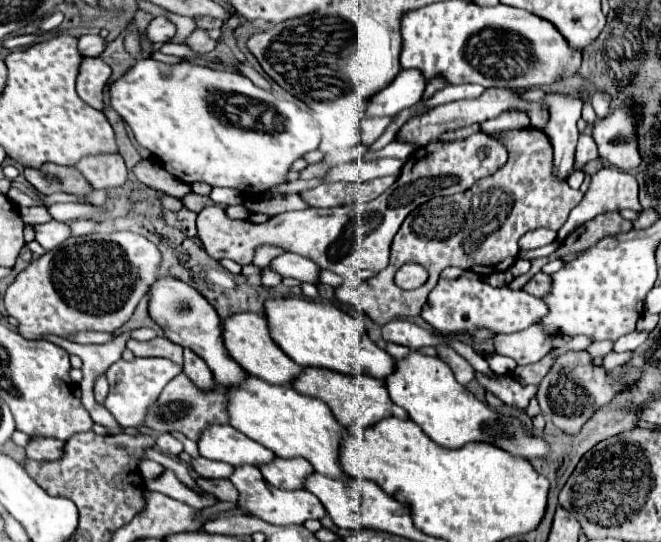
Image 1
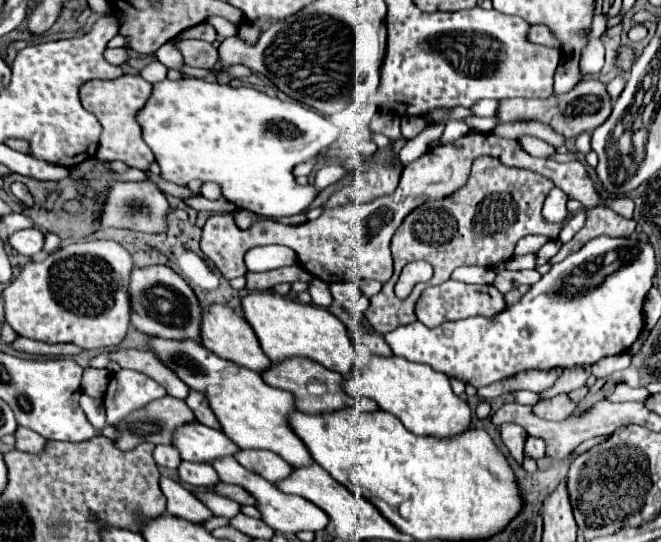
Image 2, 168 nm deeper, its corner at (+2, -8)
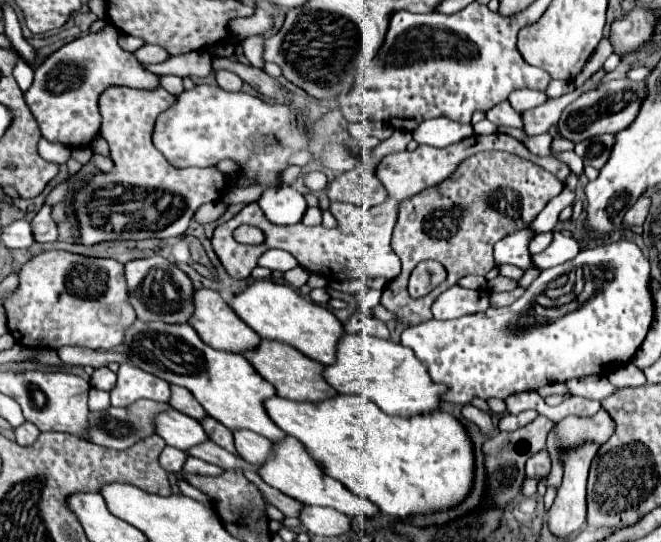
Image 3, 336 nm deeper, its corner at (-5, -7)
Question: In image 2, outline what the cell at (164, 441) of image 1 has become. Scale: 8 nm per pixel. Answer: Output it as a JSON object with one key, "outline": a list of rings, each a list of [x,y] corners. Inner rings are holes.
{"outline":[[[156,446],[154,460],[166,468],[178,468],[182,462],[182,458],[174,446]]]}

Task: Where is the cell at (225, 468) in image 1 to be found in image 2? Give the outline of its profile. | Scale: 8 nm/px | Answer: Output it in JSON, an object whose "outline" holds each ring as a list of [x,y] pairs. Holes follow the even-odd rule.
{"outline":[[[182,462],[178,466],[182,482],[188,482],[198,488],[212,488],[220,482],[216,470],[210,464],[196,464],[196,462]]]}

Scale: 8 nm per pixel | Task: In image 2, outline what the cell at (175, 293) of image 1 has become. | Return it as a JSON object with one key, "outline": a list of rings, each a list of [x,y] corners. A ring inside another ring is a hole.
{"outline":[[[148,266],[132,270],[130,280],[130,300],[132,300],[132,324],[148,334],[158,338],[192,338],[200,340],[200,322],[202,322],[202,306],[194,296],[192,288],[186,280],[182,280],[168,266]]]}

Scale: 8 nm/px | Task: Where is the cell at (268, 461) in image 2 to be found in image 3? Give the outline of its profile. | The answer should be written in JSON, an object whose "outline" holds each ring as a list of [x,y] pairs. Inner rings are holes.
{"outline":[[[235,429],[233,431],[235,437],[235,447],[237,453],[253,465],[263,465],[267,461],[267,457],[271,455],[271,441],[253,433],[253,431],[245,431],[245,429]]]}

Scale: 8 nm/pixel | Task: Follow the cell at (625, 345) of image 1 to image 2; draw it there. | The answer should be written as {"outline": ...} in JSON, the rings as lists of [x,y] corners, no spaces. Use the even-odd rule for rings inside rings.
{"outline":[[[624,352],[624,354],[618,354],[618,356],[608,356],[608,358],[602,358],[600,362],[596,362],[592,366],[592,374],[598,376],[598,378],[606,378],[610,376],[612,372],[616,370],[624,370],[630,366],[630,354]]]}

